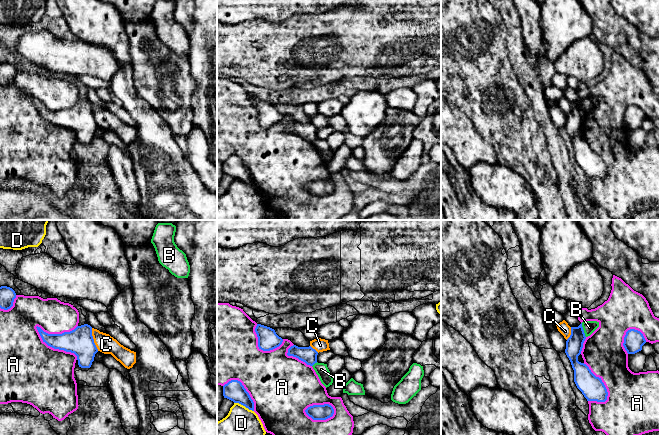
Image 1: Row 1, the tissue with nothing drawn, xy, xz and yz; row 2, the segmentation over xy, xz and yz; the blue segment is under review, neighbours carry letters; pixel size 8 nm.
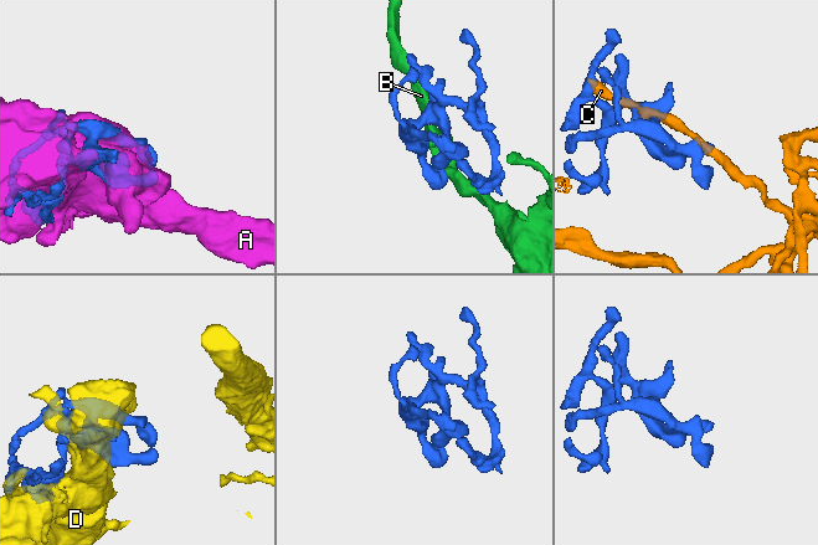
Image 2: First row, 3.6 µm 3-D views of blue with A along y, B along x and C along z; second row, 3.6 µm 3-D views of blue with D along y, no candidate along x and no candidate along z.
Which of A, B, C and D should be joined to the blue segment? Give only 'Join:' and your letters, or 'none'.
Join: none

